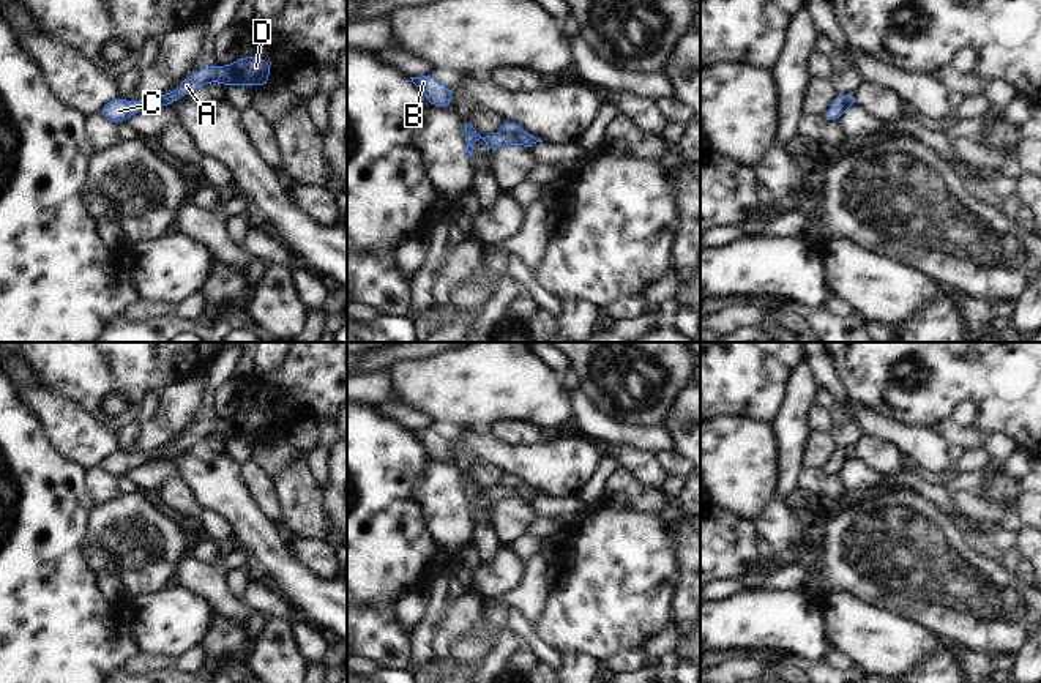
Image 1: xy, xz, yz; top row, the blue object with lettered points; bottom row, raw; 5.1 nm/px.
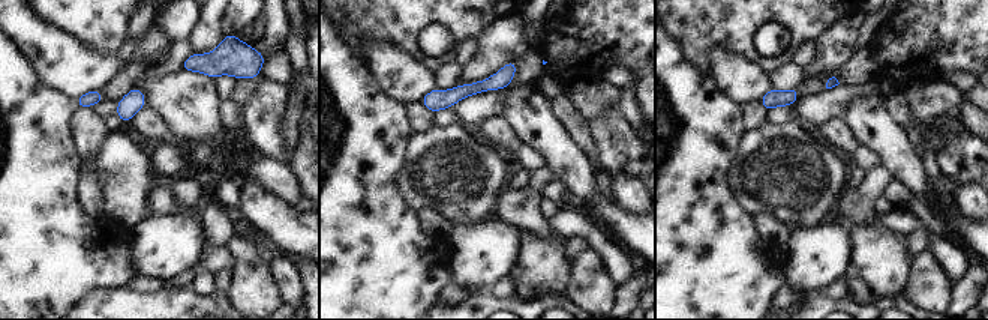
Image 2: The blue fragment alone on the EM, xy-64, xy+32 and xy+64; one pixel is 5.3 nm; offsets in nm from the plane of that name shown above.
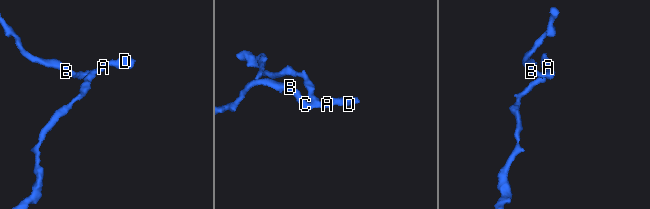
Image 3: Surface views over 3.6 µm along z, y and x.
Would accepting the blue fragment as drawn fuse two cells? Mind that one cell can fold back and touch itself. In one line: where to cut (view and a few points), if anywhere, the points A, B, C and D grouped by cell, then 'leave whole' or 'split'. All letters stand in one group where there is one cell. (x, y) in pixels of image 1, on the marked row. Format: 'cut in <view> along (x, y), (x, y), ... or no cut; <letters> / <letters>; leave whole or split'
cut in xy along (164, 95), (160, 101), (150, 101), (142, 109); A D / B C; split

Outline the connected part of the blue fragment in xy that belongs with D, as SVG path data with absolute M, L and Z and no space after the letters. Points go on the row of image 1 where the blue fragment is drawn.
M238 57L233 63L227 66L205 66L197 69L189 77L185 77L175 91L162 93L164 99L161 103L150 103L144 107L144 110L166 107L170 103L188 96L200 85L208 85L215 80L218 80L224 87L252 84L256 88L260 88L271 84L271 79L268 77L268 71L271 68L273 63L262 57Z

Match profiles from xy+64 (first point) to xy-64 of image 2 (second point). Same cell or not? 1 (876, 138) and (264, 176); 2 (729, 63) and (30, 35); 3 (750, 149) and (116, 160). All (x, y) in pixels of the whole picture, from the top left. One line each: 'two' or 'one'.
1: two
2: one
3: one

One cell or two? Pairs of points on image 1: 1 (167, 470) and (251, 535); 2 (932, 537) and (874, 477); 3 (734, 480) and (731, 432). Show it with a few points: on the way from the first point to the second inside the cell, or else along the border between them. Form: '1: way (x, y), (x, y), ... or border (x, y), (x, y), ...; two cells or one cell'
1: border (169, 459), (179, 477); two cells
2: border (896, 485), (882, 489); two cells
3: way (734, 469), (731, 444); one cell

